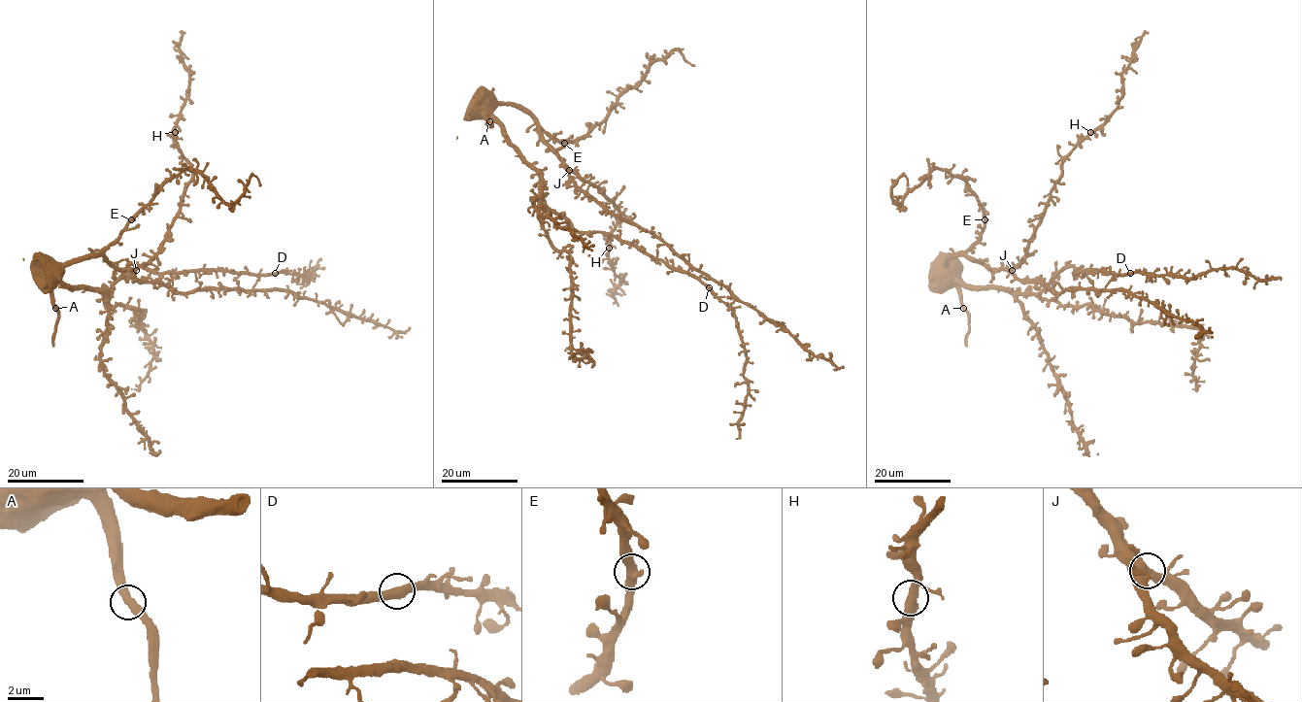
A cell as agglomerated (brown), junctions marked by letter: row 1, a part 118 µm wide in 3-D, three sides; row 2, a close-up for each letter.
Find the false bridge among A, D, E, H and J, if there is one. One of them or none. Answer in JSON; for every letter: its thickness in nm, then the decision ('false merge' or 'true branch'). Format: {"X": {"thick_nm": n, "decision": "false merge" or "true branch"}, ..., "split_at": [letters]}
{"A": {"thick_nm": 500, "decision": "true branch"}, "D": {"thick_nm": 500, "decision": "true branch"}, "E": {"thick_nm": 500, "decision": "true branch"}, "H": {"thick_nm": 500, "decision": "true branch"}, "J": {"thick_nm": 550, "decision": "true branch"}, "split_at": []}

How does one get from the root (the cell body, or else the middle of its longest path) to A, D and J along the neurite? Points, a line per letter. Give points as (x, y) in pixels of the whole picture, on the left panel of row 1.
A: (57, 276), (52, 286), (55, 308)
D: (57, 276), (67, 286), (97, 287), (107, 293), (135, 267), (159, 273), (200, 270), (275, 273)
J: (57, 276), (65, 264), (97, 255), (117, 268), (136, 270)

